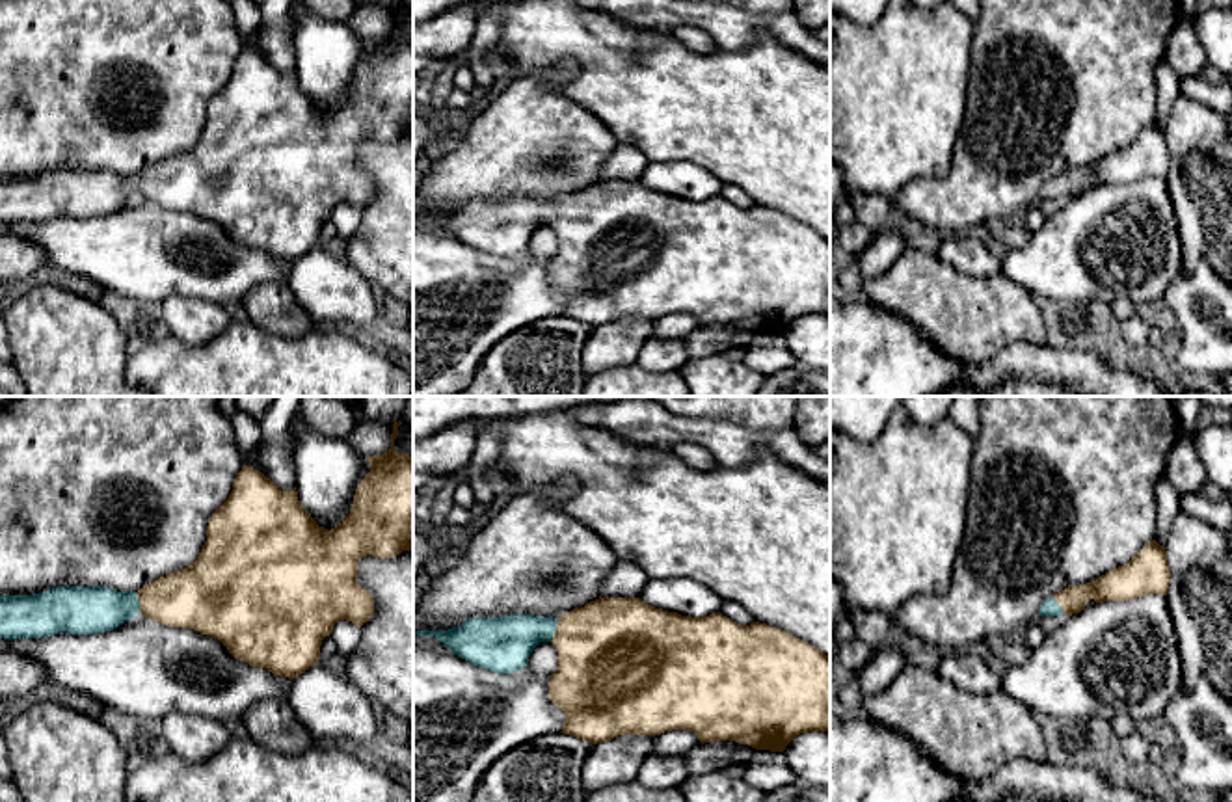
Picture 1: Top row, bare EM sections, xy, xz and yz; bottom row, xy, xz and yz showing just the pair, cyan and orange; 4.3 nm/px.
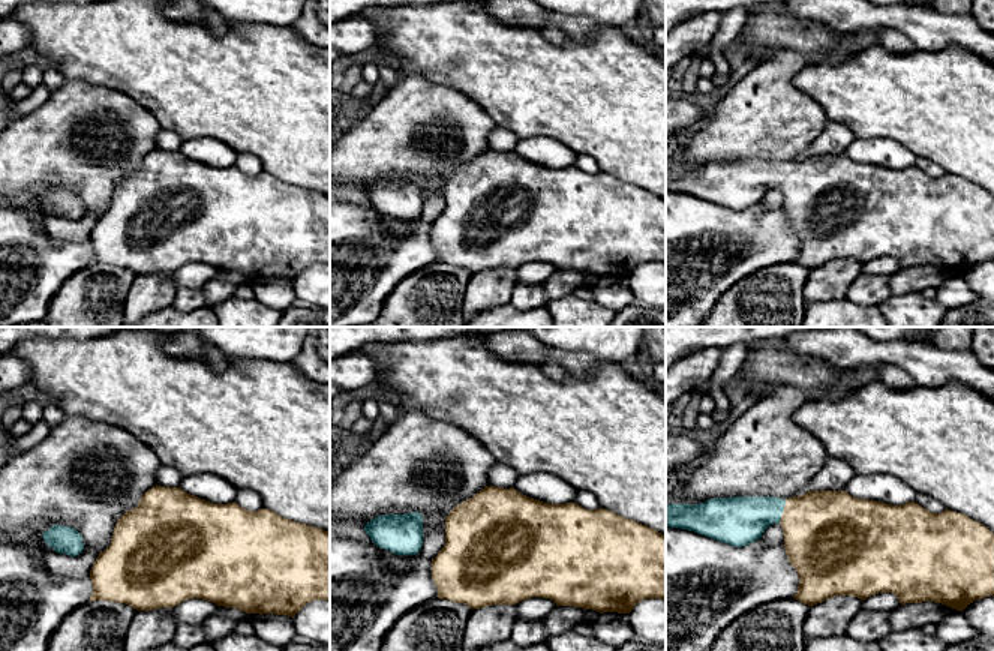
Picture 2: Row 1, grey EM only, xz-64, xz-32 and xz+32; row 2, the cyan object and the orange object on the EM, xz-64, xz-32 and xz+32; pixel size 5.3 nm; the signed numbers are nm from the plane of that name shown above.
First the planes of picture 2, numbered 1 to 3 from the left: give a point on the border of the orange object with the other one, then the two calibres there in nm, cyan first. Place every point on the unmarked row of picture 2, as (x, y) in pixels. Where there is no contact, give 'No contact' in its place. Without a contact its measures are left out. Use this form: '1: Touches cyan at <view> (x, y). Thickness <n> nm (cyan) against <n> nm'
1: No contact
2: No contact
3: Touches cyan at xz+32 (783, 174). Thickness 280 nm (cyan) against 440 nm

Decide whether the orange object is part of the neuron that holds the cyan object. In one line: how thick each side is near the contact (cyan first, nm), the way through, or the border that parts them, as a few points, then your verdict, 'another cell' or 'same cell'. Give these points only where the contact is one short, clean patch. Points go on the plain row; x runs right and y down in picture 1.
calibres 240 and 440 nm; way xz (503, 227), (529, 213), (555, 213), (585, 220), (609, 233); same cell

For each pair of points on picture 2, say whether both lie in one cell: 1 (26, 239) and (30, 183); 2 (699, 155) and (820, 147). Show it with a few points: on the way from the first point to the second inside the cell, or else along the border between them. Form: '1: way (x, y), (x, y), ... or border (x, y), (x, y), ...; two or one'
1: border (15, 204), (32, 209), (44, 218); two
2: border (829, 122), (807, 153); two

